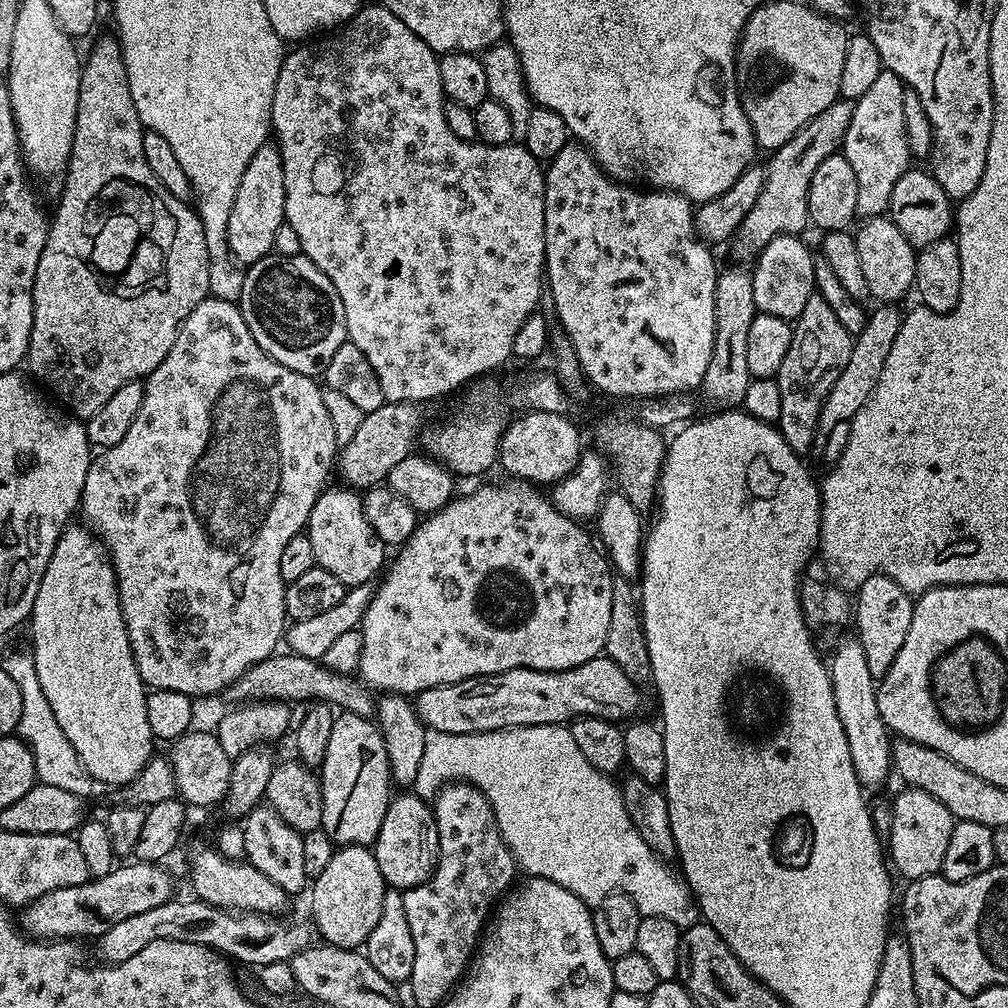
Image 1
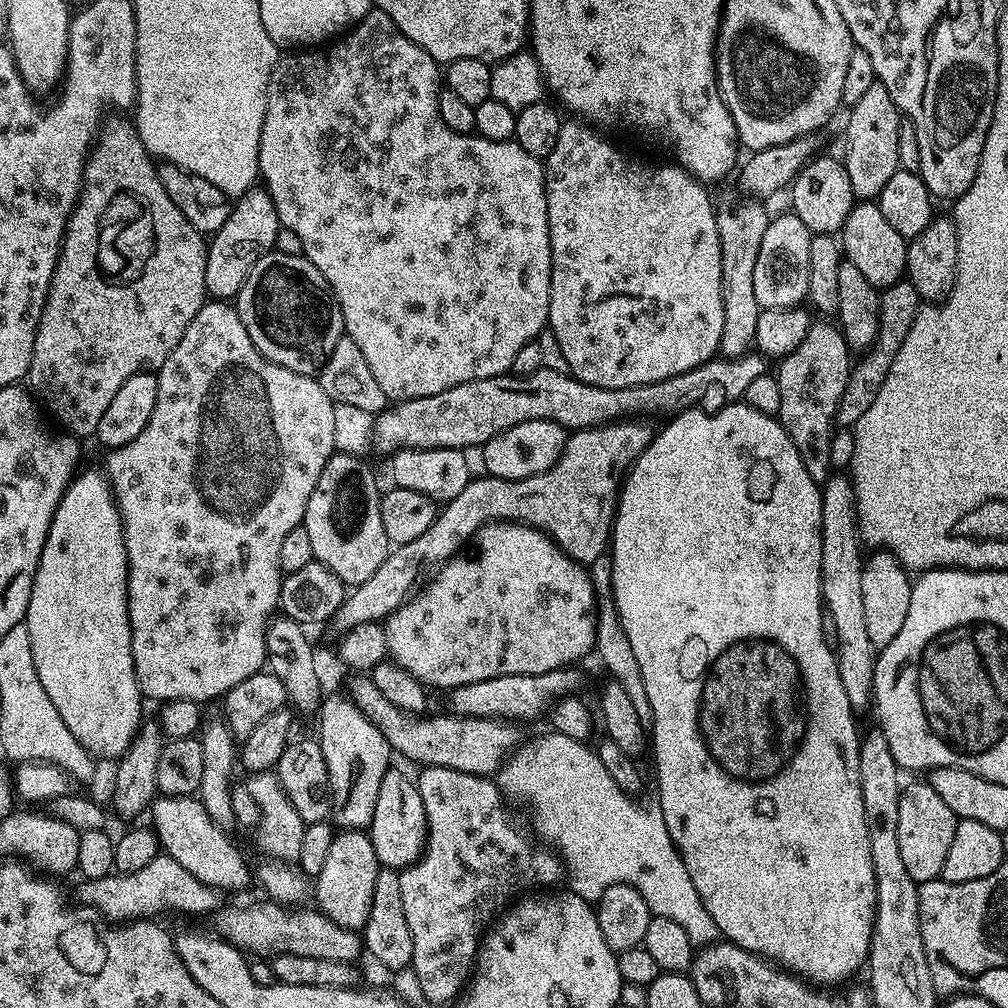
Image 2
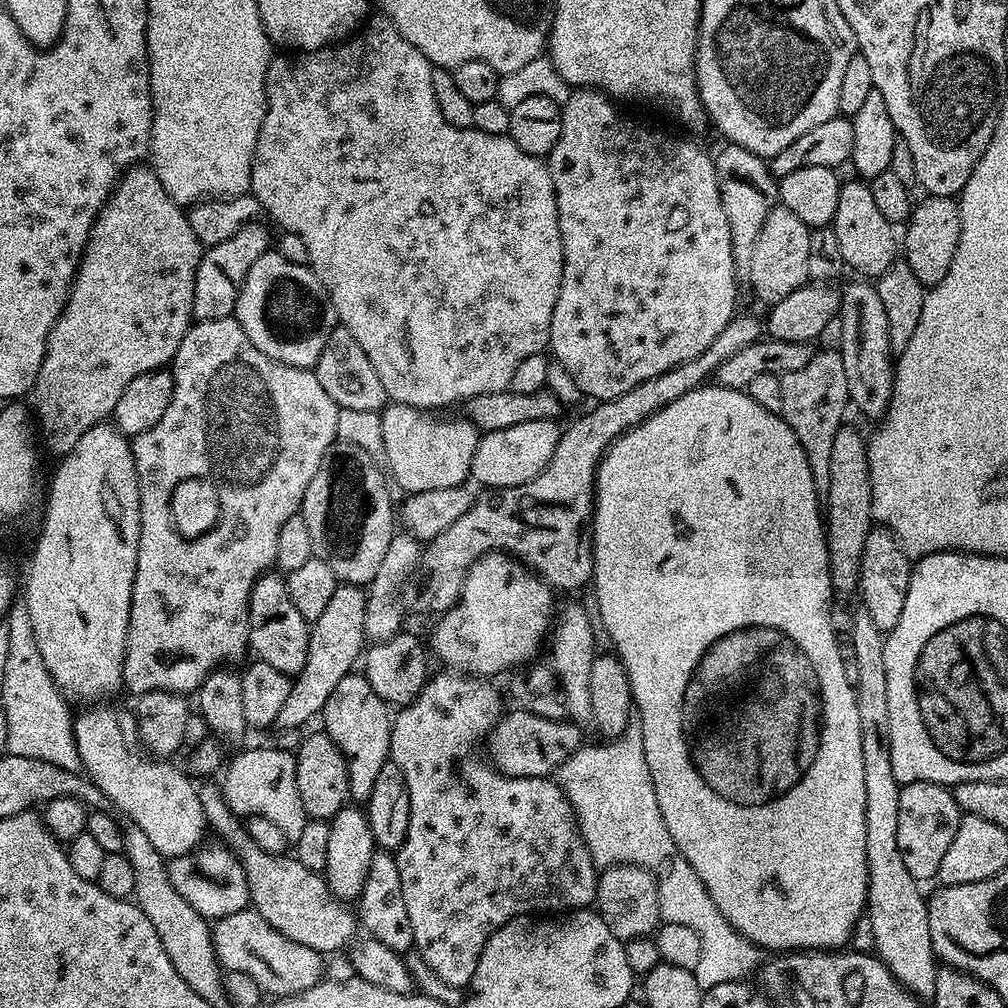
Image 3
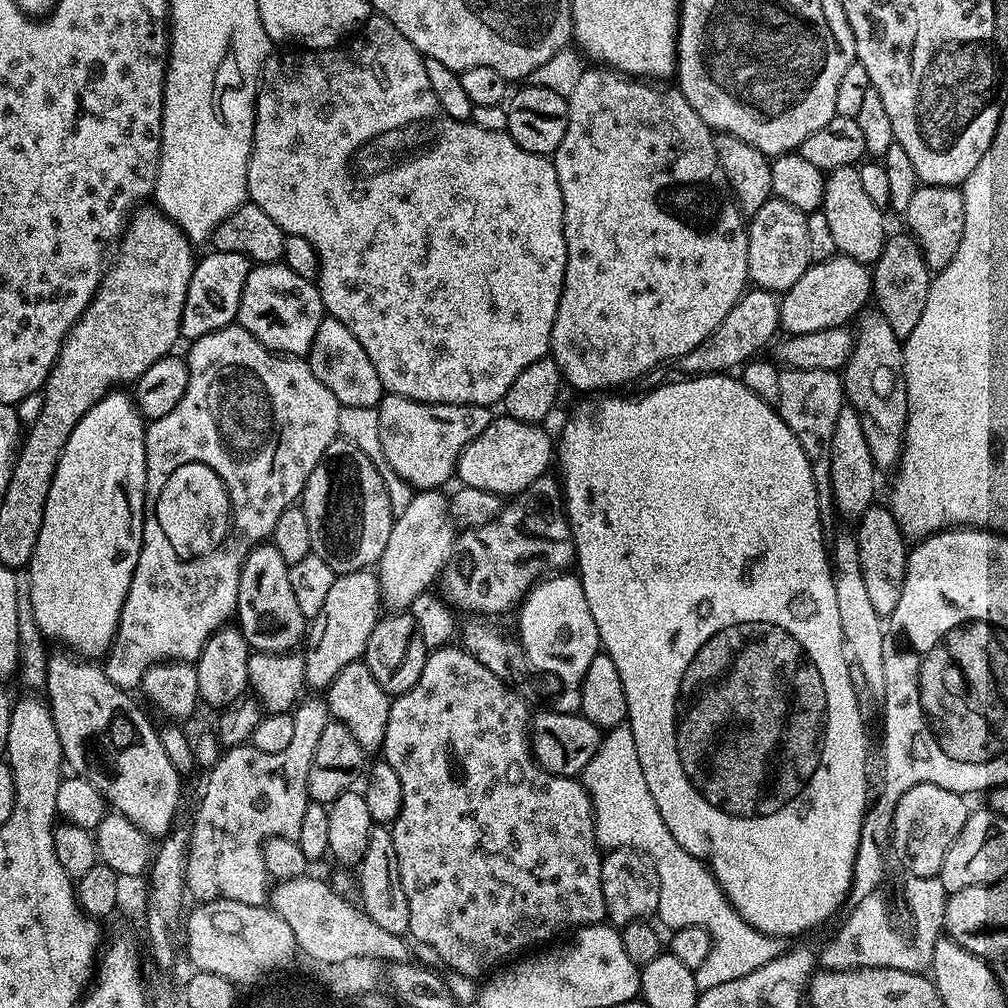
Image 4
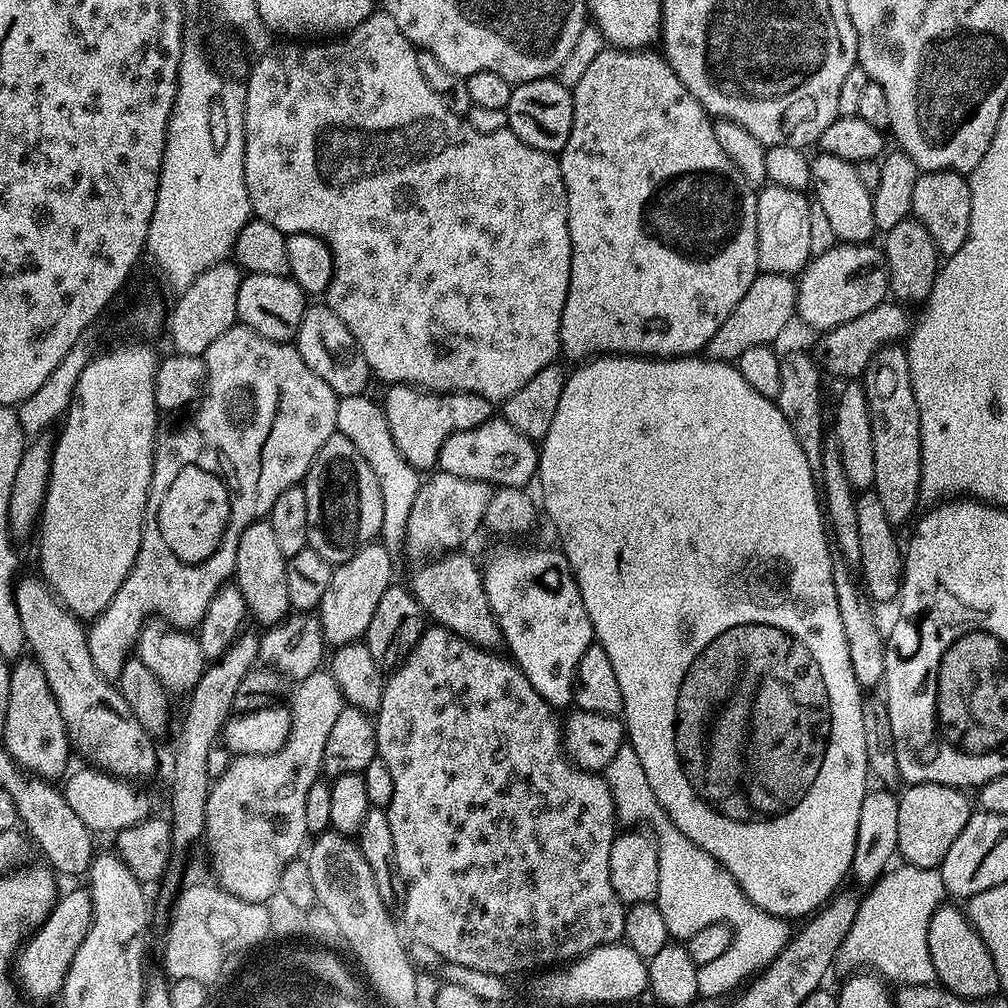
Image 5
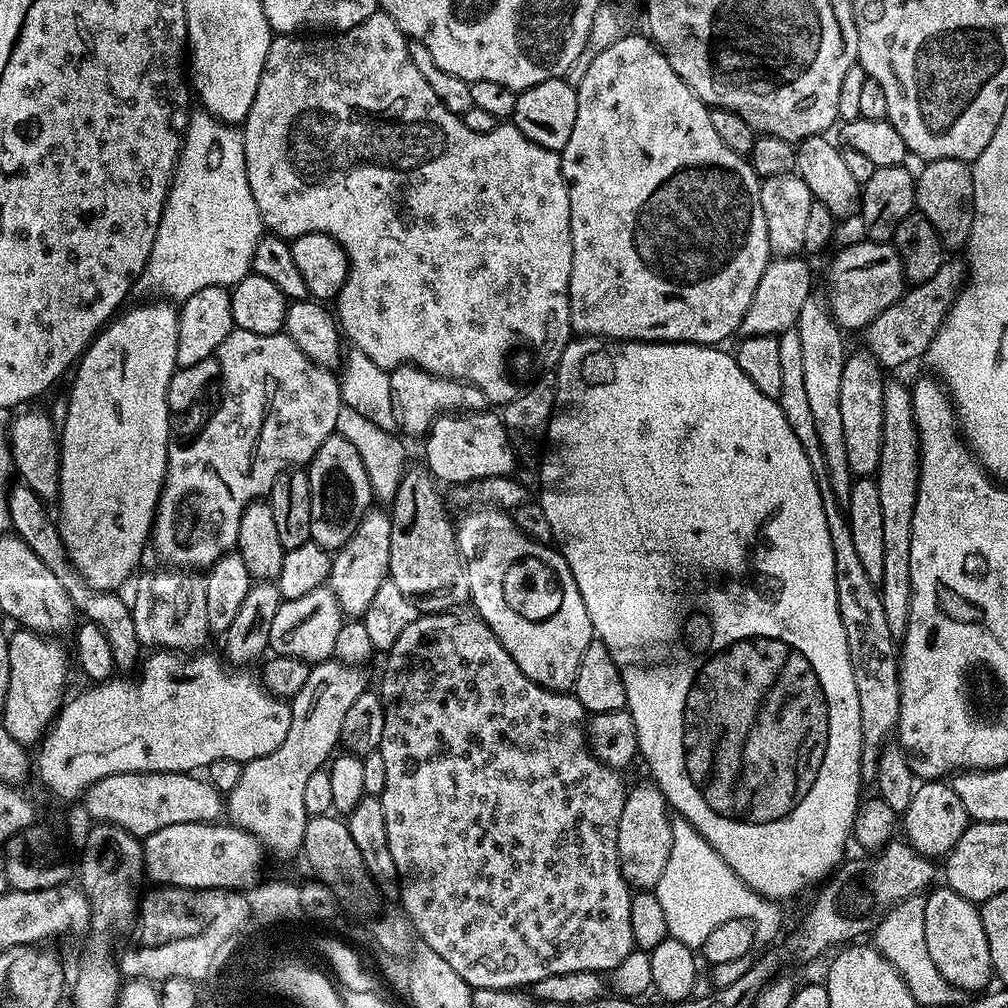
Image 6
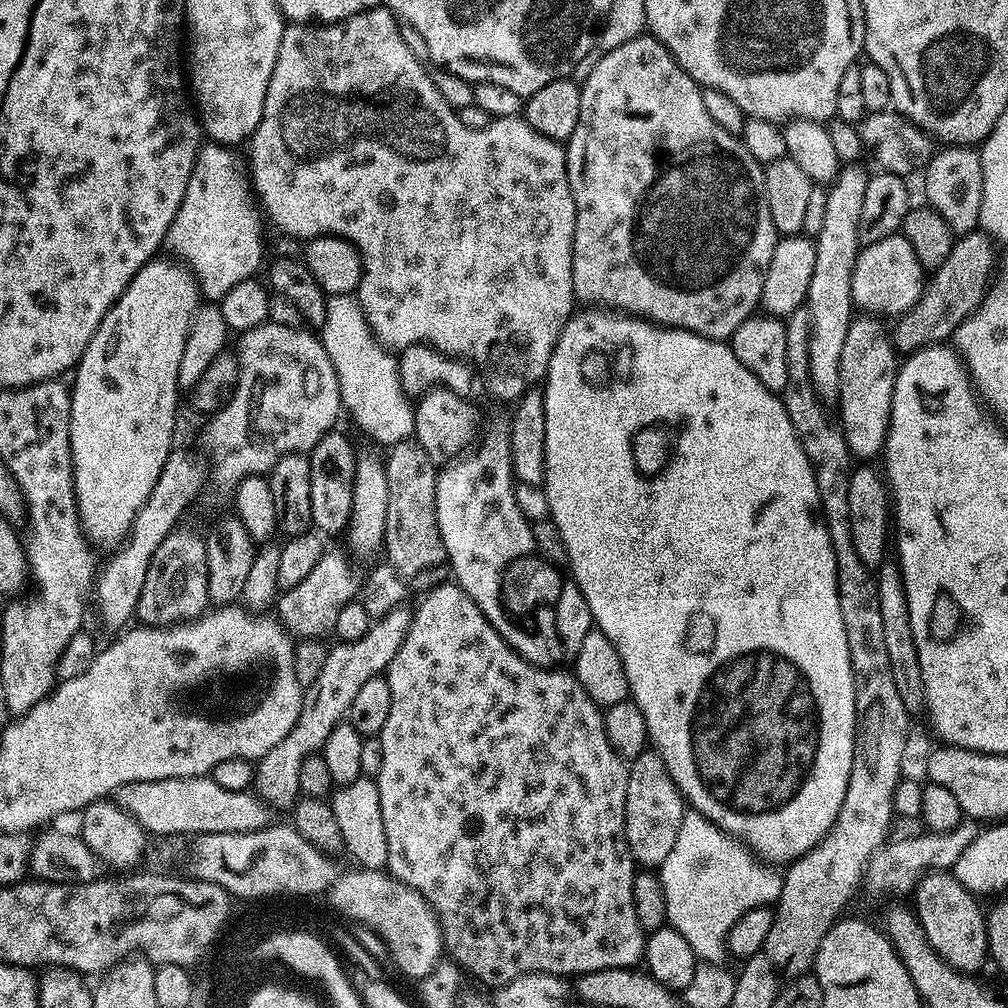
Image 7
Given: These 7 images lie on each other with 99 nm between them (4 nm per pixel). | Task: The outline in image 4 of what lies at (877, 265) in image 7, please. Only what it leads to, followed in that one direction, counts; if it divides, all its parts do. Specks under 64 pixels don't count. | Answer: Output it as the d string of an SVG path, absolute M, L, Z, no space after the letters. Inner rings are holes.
M837 254L821 264L809 263L806 274L802 274L802 278L798 278L798 282L780 296L780 326L785 333L793 336L811 334L814 330L843 328L859 316L871 300L871 267Z

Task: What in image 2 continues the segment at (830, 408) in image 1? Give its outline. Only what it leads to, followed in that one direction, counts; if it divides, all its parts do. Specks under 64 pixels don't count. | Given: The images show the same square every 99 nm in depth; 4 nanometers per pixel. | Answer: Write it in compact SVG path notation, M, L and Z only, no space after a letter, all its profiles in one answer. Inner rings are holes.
M906 278L880 292L878 334L866 355L857 359L860 361L855 361L852 364L852 373L848 375L846 390L842 394L840 405L836 411L835 423L839 427L841 424L842 427L851 429L858 422L858 418L862 418L862 414L866 414L866 410L870 410L870 402L874 402L882 382L886 382L886 374L890 374L890 366L894 366L894 358L898 355L898 350L901 348L906 334L910 334L910 326L914 326L914 318L921 303L918 290L914 290L914 286Z

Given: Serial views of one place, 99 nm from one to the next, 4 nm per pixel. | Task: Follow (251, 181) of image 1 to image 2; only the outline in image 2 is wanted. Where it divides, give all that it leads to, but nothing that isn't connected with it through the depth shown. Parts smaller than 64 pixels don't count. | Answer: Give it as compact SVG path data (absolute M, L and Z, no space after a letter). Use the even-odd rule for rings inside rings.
M253 186L237 200L240 201L232 204L230 218L226 218L222 230L207 241L206 290L216 302L228 302L238 295L254 262L275 249L278 230L282 226L278 210L274 210L274 202L263 187Z

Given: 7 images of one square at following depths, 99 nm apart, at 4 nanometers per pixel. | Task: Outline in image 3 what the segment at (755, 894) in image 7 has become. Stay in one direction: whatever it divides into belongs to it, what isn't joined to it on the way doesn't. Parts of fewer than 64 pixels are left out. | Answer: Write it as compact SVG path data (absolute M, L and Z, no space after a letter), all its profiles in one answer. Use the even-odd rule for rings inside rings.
M640 719L631 720L622 735L609 739L604 745L585 743L574 754L570 754L570 758L566 758L566 762L559 768L558 783L574 810L576 822L597 869L612 868L616 864L637 864L640 868L648 869L656 877L661 921L690 926L690 930L700 936L702 955L695 974L701 990L743 981L748 977L746 975L752 971L755 973L761 967L761 949L737 932L734 926L730 926L726 918L722 918L706 886L702 886L702 878L694 874L694 866L690 866L678 846L674 846L674 838L670 838L670 830L666 830L666 822L662 822L662 810L658 810L658 794L654 794L650 766L646 762L646 746L642 742Z

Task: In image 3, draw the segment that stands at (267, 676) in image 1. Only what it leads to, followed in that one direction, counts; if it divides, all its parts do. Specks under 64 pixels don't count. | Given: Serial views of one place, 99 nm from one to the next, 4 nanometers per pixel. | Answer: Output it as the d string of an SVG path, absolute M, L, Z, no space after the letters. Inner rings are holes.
M519 710L505 711L488 734L486 747L487 759L493 768L507 776L551 777L559 768L582 747L582 733L575 724L567 719L551 720L538 714Z

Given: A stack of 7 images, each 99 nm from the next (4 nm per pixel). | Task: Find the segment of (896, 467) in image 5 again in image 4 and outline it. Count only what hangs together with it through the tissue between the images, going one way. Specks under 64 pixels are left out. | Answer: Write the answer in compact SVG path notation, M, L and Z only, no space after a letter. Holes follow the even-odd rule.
M875 306L865 307L855 317L852 353L842 369L844 395L847 403L858 414L858 422L862 422L862 434L866 434L866 446L870 446L870 458L874 458L877 469L895 469L904 453L904 435L908 421L908 399L906 398L906 382L904 381L904 345L894 334L890 322Z

